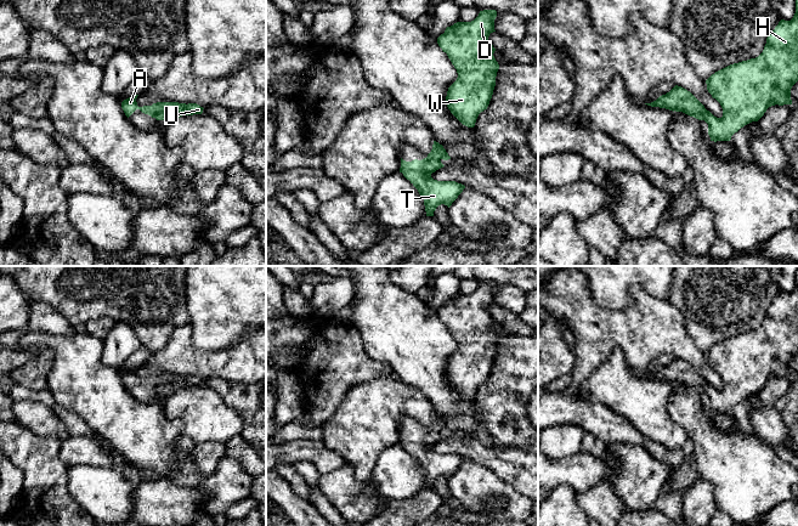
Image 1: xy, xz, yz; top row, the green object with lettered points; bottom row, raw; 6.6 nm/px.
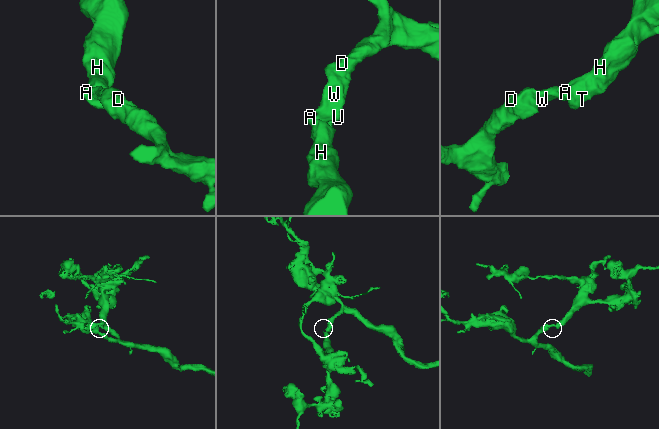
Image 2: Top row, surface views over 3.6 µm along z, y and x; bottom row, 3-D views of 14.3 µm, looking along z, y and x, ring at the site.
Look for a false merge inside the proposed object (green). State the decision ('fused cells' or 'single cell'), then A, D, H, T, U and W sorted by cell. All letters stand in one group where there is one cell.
single cell; A D H T U W

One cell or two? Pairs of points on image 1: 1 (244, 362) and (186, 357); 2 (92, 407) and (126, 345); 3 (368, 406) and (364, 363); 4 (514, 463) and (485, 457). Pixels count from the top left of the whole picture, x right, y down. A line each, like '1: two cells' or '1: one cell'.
1: one cell
2: two cells
3: two cells
4: one cell

